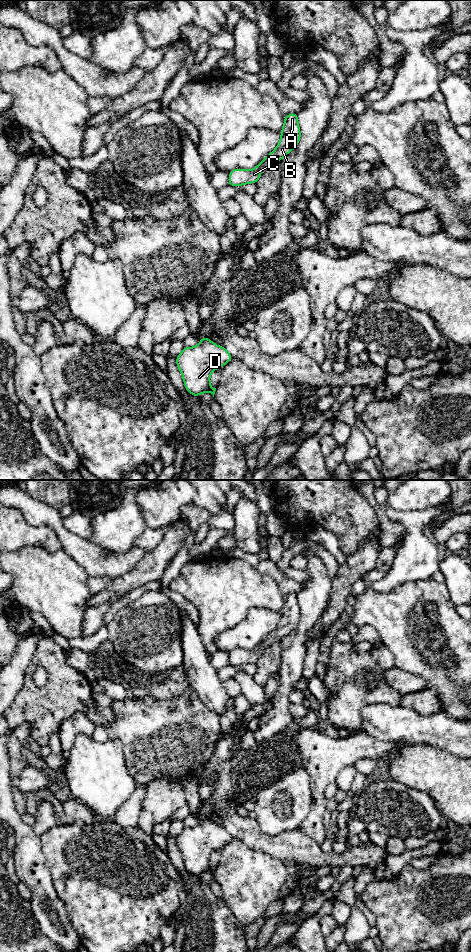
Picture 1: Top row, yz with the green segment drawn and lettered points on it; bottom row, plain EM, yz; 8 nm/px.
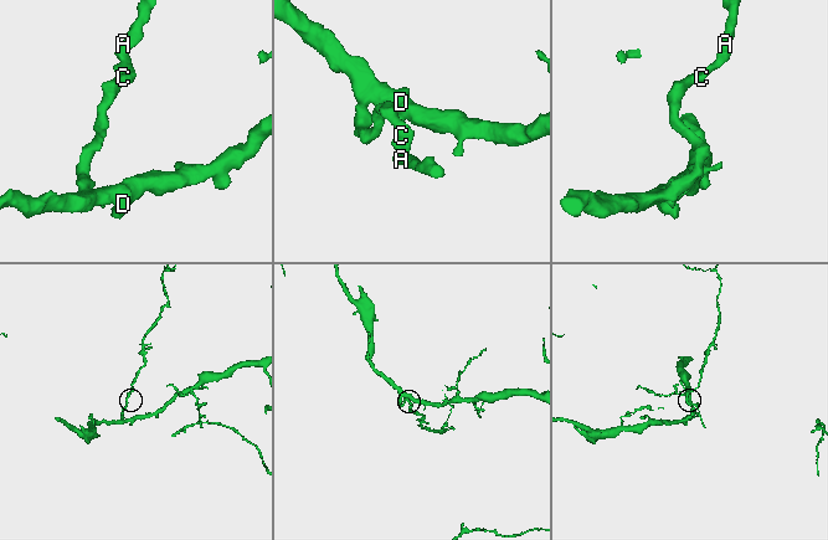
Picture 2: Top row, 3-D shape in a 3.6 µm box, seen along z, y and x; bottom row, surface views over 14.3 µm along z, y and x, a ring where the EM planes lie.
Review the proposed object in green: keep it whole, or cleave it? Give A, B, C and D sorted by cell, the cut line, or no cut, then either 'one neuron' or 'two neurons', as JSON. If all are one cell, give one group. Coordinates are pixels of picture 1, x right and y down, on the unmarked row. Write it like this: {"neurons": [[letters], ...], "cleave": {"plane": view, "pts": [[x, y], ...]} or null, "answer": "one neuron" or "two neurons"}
{"neurons": [["A", "B", "C", "D"]], "cleave": null, "answer": "one neuron"}

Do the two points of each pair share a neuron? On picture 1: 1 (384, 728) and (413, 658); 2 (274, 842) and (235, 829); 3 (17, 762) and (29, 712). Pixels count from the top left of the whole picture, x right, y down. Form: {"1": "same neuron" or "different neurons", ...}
{"1": "different neurons", "2": "same neuron", "3": "different neurons"}

